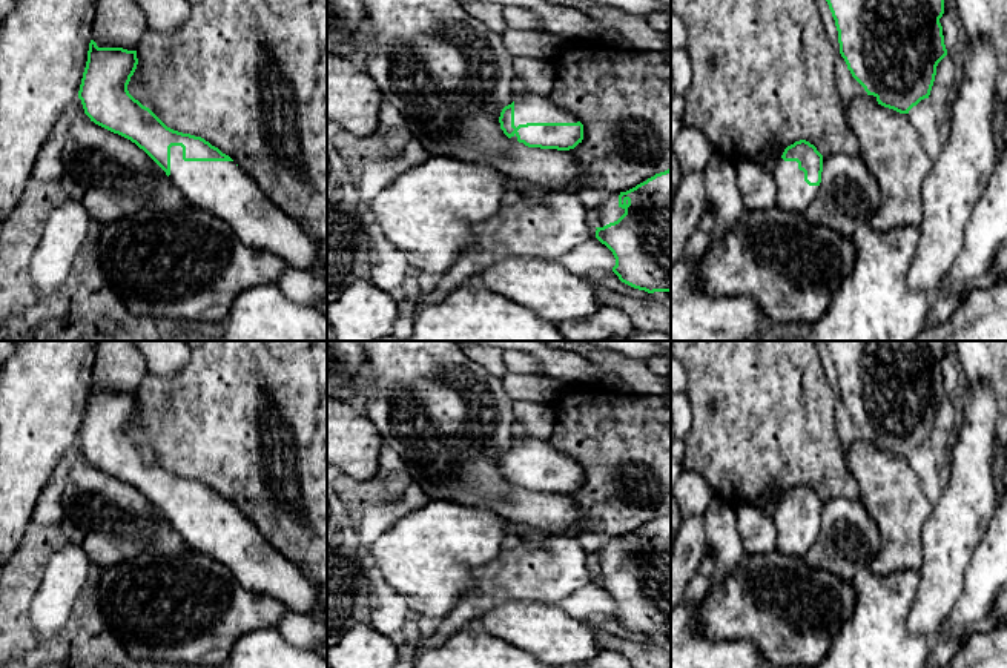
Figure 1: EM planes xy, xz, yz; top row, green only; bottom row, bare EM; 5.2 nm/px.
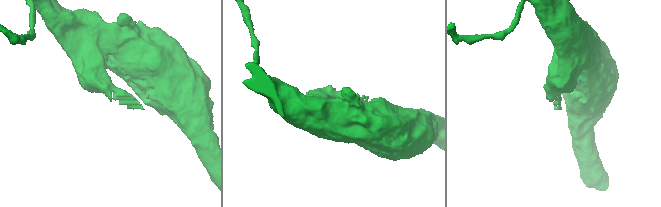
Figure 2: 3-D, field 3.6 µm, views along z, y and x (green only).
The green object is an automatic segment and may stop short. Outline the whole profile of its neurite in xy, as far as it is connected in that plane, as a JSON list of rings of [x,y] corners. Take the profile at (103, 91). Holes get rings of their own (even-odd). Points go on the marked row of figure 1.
[[[89,43],[78,98],[95,124],[143,149],[187,203],[221,218],[247,246],[269,250],[309,272],[321,243],[281,210],[229,155],[201,137],[167,127],[135,100],[127,84],[137,51]]]

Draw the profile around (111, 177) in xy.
[[[81,107],[69,124],[60,187],[98,224],[140,210],[178,212],[189,206],[166,172],[135,143],[95,124]]]

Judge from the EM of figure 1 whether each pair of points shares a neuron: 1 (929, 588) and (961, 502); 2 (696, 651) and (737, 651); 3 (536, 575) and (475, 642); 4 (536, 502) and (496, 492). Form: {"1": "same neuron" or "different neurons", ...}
{"1": "same neuron", "2": "same neuron", "3": "different neurons", "4": "same neuron"}

